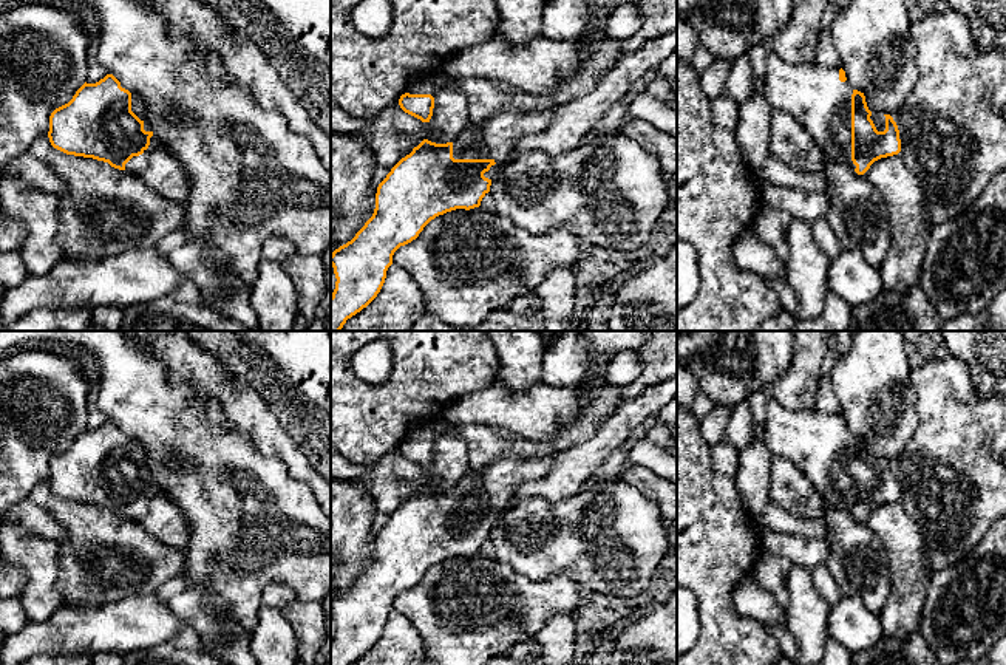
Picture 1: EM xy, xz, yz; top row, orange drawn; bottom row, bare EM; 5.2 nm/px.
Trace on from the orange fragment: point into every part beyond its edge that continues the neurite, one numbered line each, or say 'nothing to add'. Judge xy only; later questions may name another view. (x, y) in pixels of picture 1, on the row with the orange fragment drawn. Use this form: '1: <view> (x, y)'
1: xy (138, 107)

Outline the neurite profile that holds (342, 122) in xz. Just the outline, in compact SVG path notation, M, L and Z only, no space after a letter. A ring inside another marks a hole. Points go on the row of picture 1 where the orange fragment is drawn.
M331 99L331 133L357 135L369 124L369 118L349 116Z

